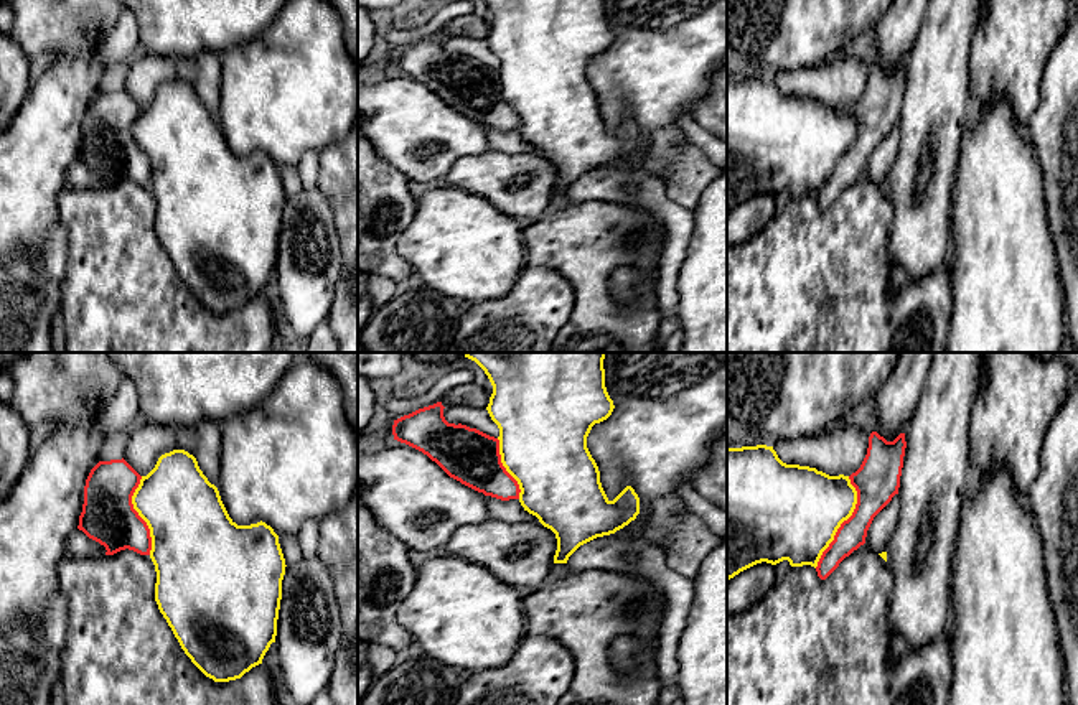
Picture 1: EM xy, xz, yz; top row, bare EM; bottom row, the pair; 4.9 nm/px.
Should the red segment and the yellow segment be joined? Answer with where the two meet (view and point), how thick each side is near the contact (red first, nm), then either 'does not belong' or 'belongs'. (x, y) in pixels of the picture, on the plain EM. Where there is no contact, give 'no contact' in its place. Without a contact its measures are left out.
yz (843, 154) | 200/460 nm | does not belong

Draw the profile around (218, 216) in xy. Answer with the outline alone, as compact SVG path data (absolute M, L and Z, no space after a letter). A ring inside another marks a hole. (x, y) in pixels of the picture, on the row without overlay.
M173 81L142 107L132 127L147 153L155 196L155 232L185 285L214 313L241 310L262 295L275 273L285 189L279 166L265 153L237 156L219 122L193 86Z

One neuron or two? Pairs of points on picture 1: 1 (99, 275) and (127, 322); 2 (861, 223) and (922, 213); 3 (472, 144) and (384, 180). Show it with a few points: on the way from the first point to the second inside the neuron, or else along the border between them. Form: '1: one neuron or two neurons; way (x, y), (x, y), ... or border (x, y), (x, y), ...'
1: one neuron; way (111, 287), (122, 298), (126, 310)
2: two neurons; border (887, 191), (892, 201), (889, 256)
3: two neurons; border (374, 150), (407, 180)

